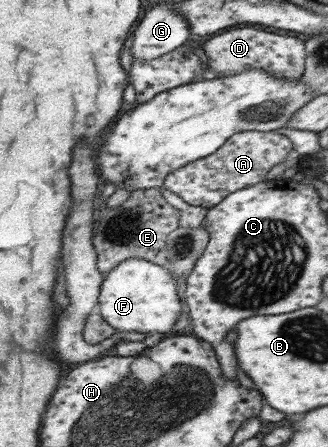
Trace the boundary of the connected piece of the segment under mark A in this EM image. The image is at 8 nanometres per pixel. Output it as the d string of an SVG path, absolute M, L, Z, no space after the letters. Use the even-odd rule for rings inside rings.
M276 130L239 132L223 144L220 151L205 159L185 164L185 167L177 168L169 173L163 188L173 190L189 205L210 210L233 193L249 188L255 183L263 183L265 173L273 165L282 162L289 151L291 151L291 140Z

